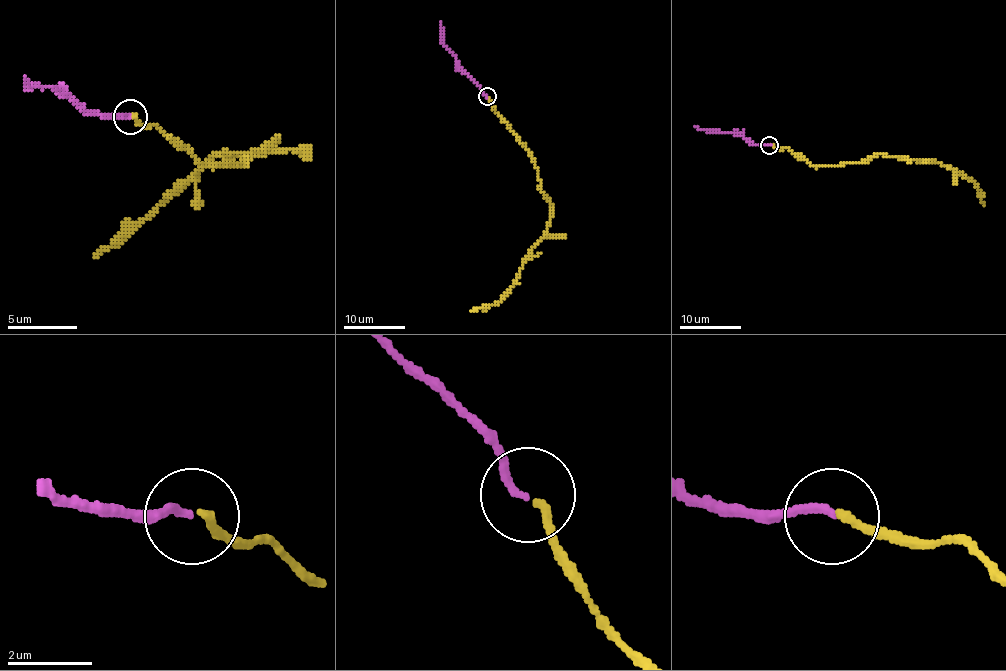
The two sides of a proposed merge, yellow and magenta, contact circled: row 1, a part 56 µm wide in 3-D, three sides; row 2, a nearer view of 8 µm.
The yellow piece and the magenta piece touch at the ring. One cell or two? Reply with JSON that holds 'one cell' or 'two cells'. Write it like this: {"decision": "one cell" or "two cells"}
{"decision": "one cell"}

